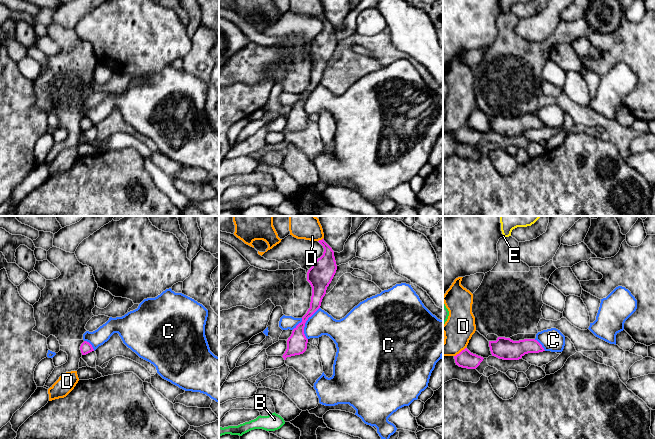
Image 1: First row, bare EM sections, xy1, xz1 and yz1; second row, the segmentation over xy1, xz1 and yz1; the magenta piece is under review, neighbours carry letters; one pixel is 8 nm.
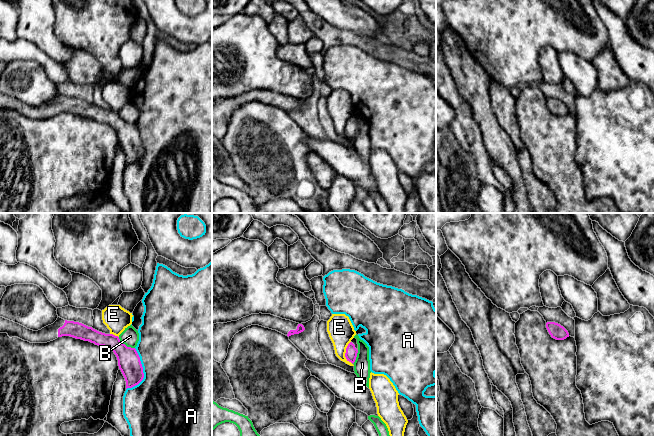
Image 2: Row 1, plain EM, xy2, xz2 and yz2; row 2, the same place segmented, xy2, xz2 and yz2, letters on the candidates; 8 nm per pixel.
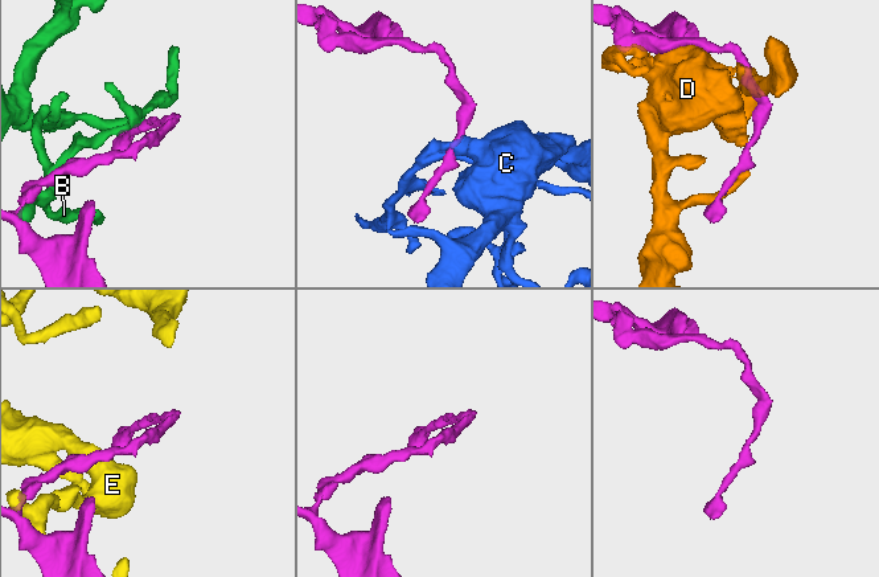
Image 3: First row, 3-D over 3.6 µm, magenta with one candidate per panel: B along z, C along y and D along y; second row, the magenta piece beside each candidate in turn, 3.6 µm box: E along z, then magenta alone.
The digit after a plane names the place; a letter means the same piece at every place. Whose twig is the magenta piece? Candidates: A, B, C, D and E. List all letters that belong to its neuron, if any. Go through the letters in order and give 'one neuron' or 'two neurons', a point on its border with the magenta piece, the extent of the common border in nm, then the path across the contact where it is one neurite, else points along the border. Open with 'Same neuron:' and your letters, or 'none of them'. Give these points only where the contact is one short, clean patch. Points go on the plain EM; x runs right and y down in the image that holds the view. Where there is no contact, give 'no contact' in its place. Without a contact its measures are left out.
Same neuron: none of them
A: two neurons | xy2 (142, 148) | 340 nm
B: two neurons | xy2 (125, 121) | 160 nm | along xy2 (118, 113), (127, 122), (134, 124)
C: two neurons | xz1 (305, 98) | 280 nm | along xz1 (319, 83), (305, 99), (304, 111), (307, 115)
D: two neurons | yz1 (460, 128) | 120 nm
E: two neurons | xz2 (346, 128) | 180 nm | along xz2 (350, 117), (346, 124), (345, 133), (351, 139)

